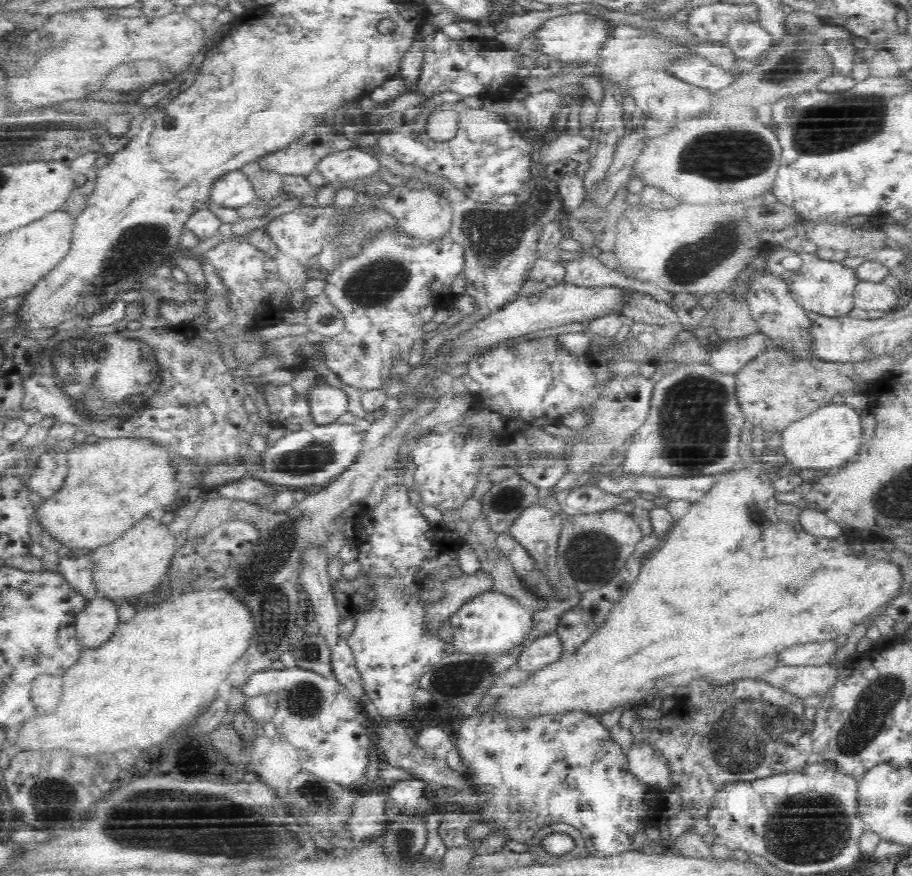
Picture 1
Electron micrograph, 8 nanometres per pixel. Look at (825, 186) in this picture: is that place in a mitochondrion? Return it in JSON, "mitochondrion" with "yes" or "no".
{"mitochondrion":"no"}

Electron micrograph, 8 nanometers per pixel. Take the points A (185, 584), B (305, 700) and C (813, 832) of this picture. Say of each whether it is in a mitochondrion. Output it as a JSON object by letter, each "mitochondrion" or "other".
{"A":"other","B":"mitochondrion","C":"mitochondrion"}

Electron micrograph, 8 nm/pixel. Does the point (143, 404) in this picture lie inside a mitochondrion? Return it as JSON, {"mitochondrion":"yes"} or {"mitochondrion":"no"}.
{"mitochondrion":"no"}

